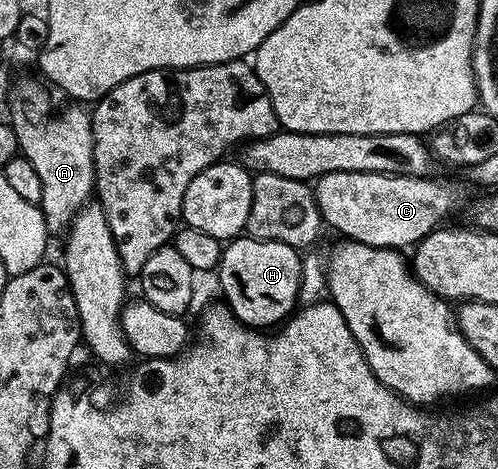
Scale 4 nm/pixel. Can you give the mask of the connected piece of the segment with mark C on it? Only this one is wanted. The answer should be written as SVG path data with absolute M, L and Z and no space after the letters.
M336 171L317 178L313 186L314 198L323 222L330 225L343 238L359 241L372 247L384 247L399 251L409 250L423 241L429 233L439 228L458 208L466 197L467 186L458 181L437 181L437 176L413 177L412 175L376 175L375 173L353 173Z

